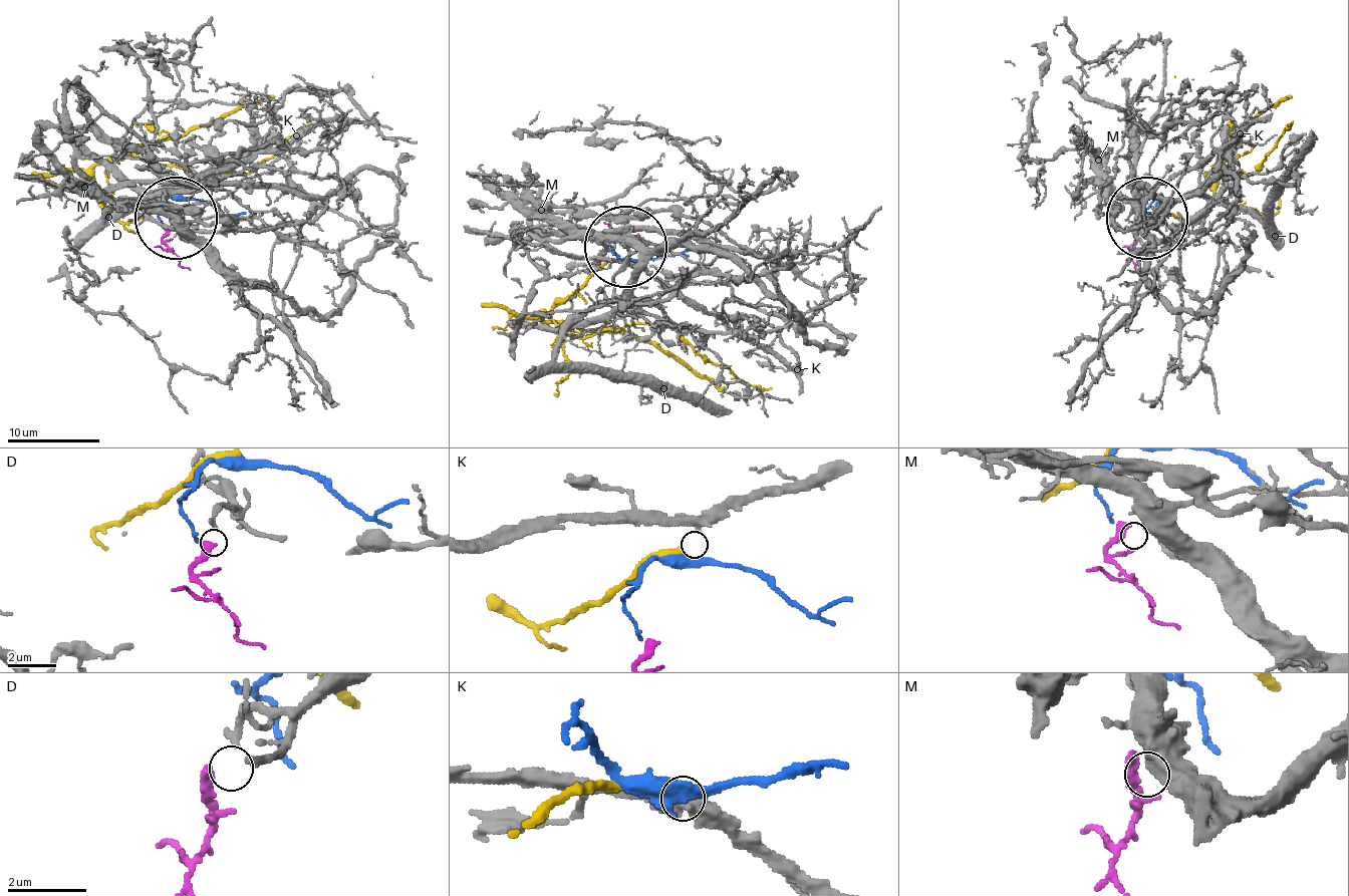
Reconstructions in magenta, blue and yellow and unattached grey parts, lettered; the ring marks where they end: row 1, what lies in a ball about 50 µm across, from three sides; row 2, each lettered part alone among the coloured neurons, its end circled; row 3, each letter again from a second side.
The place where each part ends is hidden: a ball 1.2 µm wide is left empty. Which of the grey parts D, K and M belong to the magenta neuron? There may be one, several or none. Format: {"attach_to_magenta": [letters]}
{"attach_to_magenta": ["D"]}

